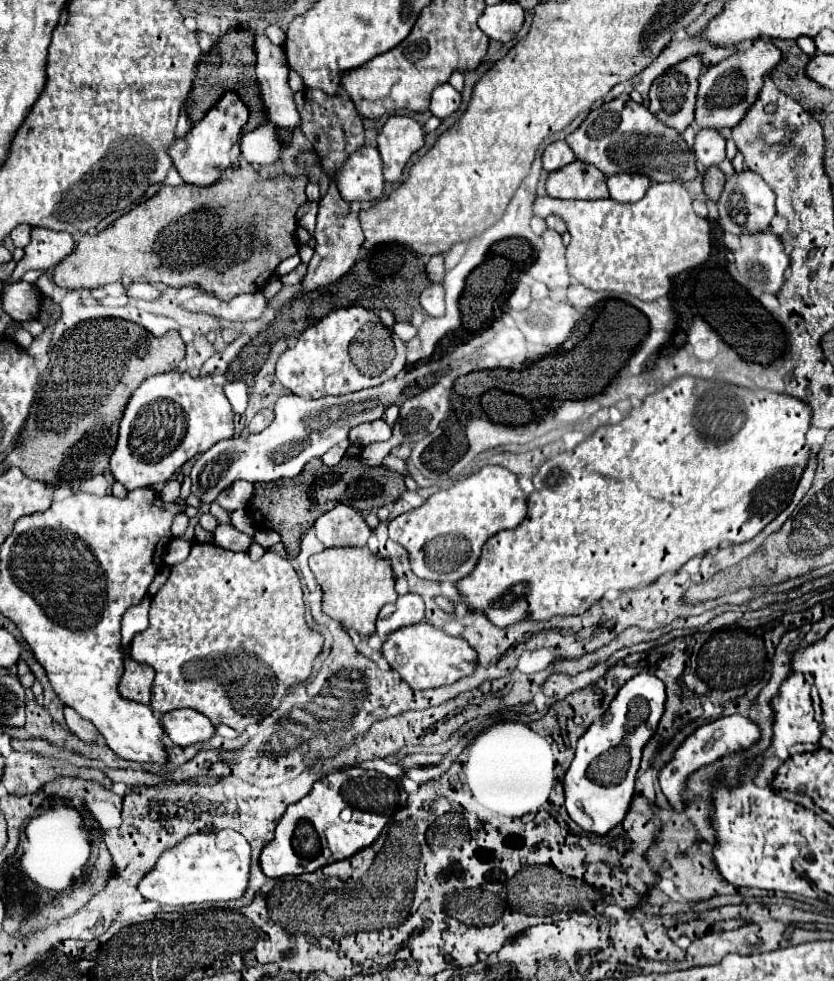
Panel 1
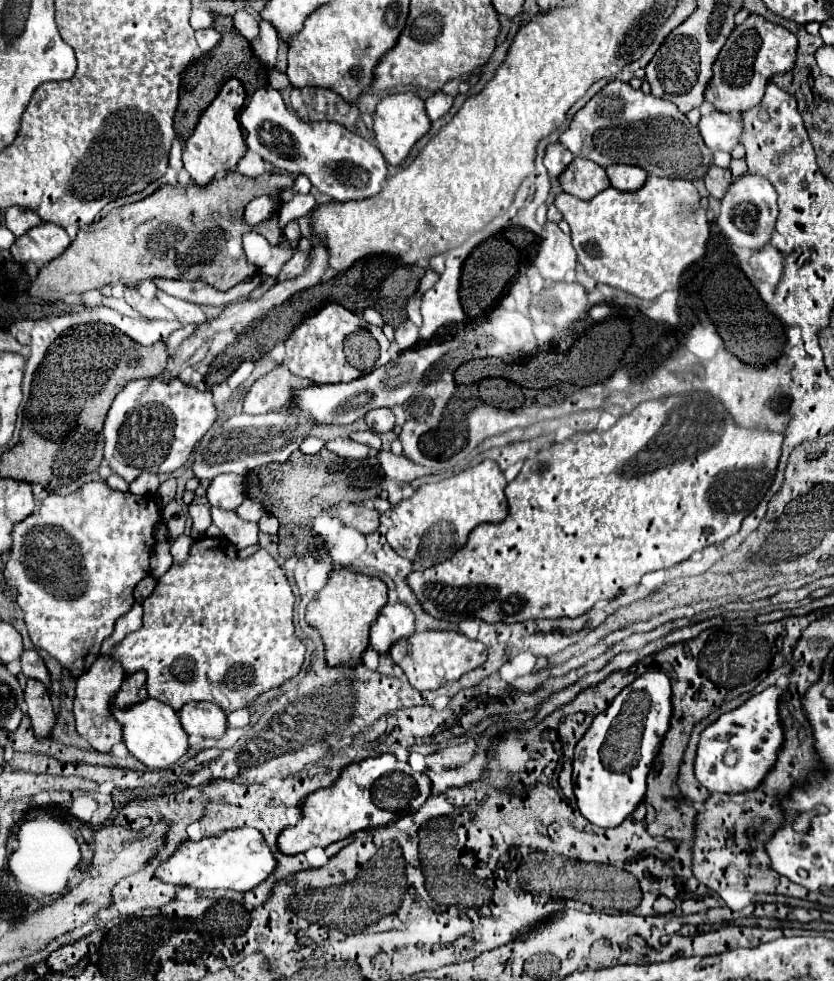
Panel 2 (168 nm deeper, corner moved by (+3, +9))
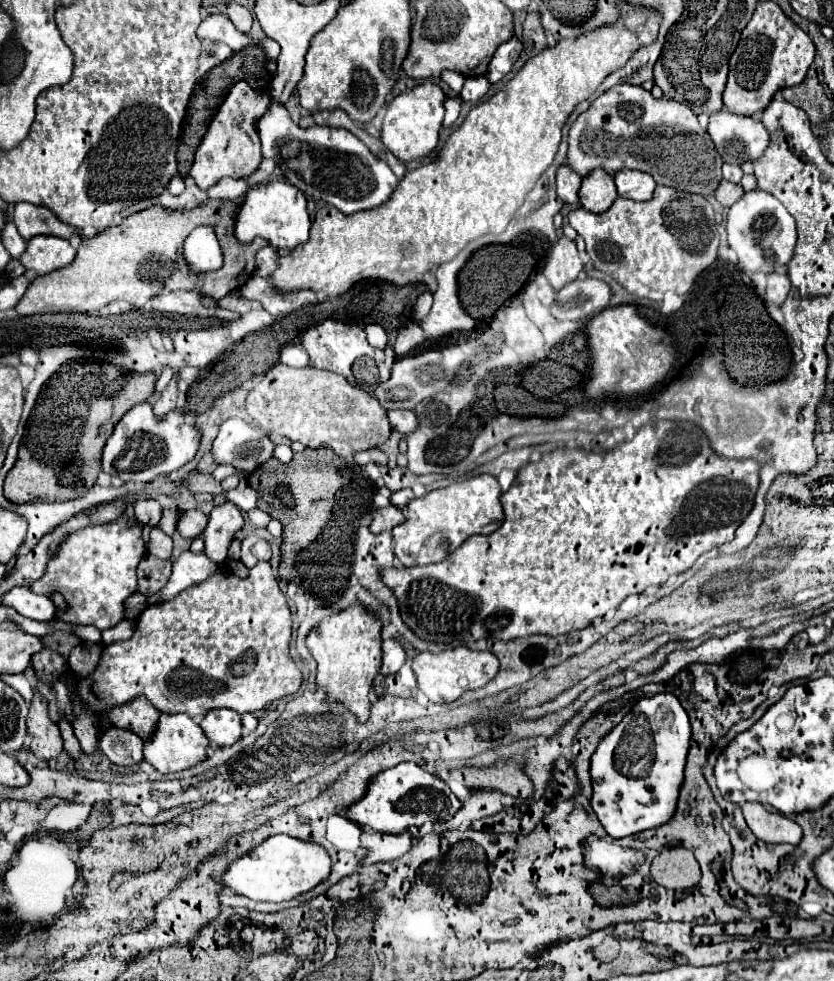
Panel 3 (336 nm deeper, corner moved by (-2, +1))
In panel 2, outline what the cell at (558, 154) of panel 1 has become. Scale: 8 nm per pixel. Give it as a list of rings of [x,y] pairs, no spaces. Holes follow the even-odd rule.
[[[560,142],[550,144],[546,148],[546,156],[544,156],[544,166],[548,168],[548,174],[552,178],[558,178],[562,174],[562,170],[574,160],[574,154],[570,150],[566,150]]]

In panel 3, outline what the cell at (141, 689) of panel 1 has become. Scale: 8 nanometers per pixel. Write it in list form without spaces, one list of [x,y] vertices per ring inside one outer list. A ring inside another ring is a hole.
[[[135,698],[127,702],[127,706],[113,708],[111,712],[107,712],[107,716],[113,722],[113,726],[131,730],[143,742],[147,742],[151,740],[161,714],[147,702],[147,698]]]

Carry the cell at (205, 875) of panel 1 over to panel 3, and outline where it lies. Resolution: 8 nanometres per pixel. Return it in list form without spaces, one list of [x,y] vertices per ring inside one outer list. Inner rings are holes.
[[[279,834],[279,836],[267,838],[255,850],[251,850],[245,858],[235,860],[231,864],[231,868],[223,874],[221,884],[251,900],[285,902],[285,900],[305,894],[305,892],[313,890],[317,884],[325,882],[329,872],[331,872],[331,858],[323,846]]]

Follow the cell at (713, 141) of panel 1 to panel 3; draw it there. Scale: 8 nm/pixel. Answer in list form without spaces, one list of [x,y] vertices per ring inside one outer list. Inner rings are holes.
[[[727,110],[711,114],[707,132],[727,164],[755,162],[767,150],[771,140],[763,122]]]

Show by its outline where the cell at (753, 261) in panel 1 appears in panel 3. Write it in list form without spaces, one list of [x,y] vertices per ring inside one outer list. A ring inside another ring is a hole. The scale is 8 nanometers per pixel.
[[[783,272],[769,274],[767,282],[769,282],[769,286],[767,286],[767,300],[777,304],[777,306],[781,306],[785,302],[785,298],[787,298],[789,290],[791,290],[791,282],[789,282],[787,274],[783,274]]]

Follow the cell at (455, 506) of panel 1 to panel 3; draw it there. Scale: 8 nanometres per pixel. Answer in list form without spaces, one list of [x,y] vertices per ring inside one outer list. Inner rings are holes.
[[[479,474],[475,478],[469,478],[469,480],[463,480],[463,482],[455,482],[455,484],[447,486],[447,488],[433,490],[433,492],[425,494],[423,498],[411,500],[409,506],[407,506],[407,520],[393,528],[395,556],[407,568],[409,566],[423,566],[423,564],[431,564],[431,562],[441,562],[453,550],[457,550],[469,536],[493,534],[503,522],[503,510],[501,510],[499,496],[501,496],[501,488],[499,488],[497,478],[489,476],[489,474]]]

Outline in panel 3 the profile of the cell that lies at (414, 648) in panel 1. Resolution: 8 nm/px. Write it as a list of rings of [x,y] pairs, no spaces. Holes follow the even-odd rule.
[[[459,646],[453,650],[445,650],[439,654],[421,652],[413,658],[413,672],[419,682],[419,690],[437,704],[455,702],[463,692],[483,688],[487,682],[491,682],[499,672],[499,660],[489,650],[477,652],[467,646]]]

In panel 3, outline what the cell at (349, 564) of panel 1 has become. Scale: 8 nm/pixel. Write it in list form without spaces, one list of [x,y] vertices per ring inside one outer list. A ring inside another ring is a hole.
[[[355,604],[355,606],[335,614],[333,618],[323,620],[319,628],[311,630],[309,636],[307,636],[307,648],[317,662],[315,684],[317,684],[317,688],[325,690],[327,702],[343,704],[357,718],[359,724],[365,724],[367,718],[369,718],[369,708],[371,708],[369,690],[371,690],[373,680],[379,674],[379,666],[381,666],[381,622],[373,614],[365,612],[359,604]]]

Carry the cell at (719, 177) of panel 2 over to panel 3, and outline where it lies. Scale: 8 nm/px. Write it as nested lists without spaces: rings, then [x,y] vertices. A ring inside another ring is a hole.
[[[723,180],[723,182],[719,184],[719,188],[715,190],[715,200],[717,200],[721,206],[729,208],[729,206],[733,206],[743,194],[745,194],[745,192],[743,192],[741,184],[733,184],[733,182]]]

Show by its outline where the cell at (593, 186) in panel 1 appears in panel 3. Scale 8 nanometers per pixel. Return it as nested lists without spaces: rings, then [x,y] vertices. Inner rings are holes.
[[[593,170],[587,178],[583,178],[579,190],[579,202],[589,212],[607,212],[617,198],[617,188],[613,176],[603,170]]]

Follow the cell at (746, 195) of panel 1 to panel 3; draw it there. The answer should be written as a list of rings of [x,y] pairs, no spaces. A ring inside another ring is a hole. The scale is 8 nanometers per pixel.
[[[763,190],[745,192],[739,202],[735,202],[727,216],[729,248],[737,254],[739,266],[747,272],[775,272],[783,268],[793,258],[793,248],[797,242],[795,218],[787,208],[771,194]]]

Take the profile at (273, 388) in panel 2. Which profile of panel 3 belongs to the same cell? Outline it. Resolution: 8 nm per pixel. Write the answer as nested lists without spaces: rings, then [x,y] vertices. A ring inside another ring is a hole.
[[[275,364],[247,396],[247,414],[267,432],[297,440],[307,448],[329,446],[341,458],[377,448],[391,436],[387,410],[369,392],[351,386],[343,376],[317,368],[291,368]]]

